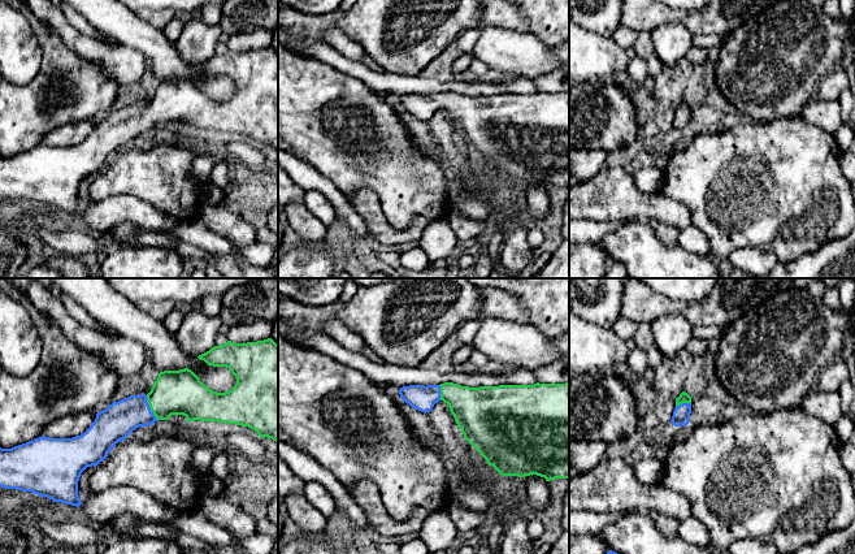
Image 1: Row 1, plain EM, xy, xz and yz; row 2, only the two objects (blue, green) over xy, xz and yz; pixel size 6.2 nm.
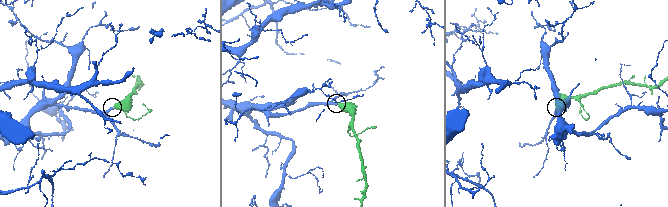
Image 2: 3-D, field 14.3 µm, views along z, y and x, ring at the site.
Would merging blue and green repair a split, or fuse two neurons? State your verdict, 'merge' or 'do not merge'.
merge

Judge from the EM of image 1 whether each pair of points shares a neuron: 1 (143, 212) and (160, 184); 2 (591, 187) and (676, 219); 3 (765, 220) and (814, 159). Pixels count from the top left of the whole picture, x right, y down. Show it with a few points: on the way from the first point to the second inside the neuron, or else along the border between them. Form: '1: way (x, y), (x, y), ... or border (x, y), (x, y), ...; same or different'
1: border (118, 194), (140, 198), (174, 219); different
2: way (612, 194), (632, 204), (655, 206); same
3: way (768, 204), (798, 174); same

